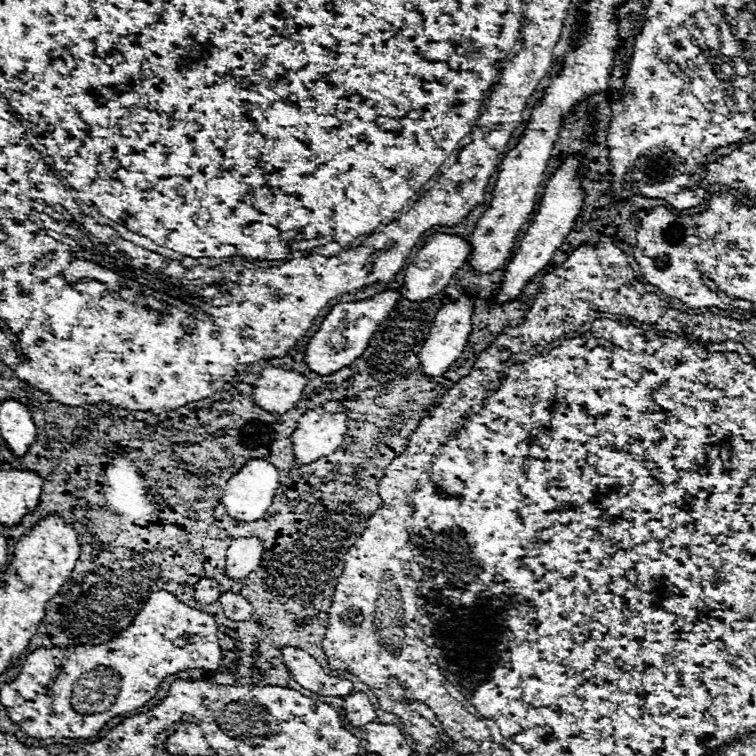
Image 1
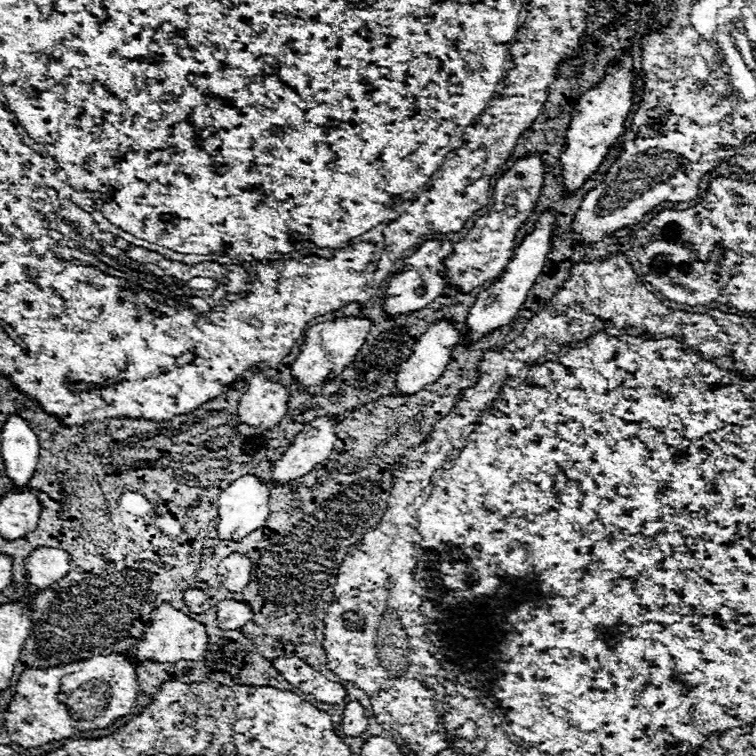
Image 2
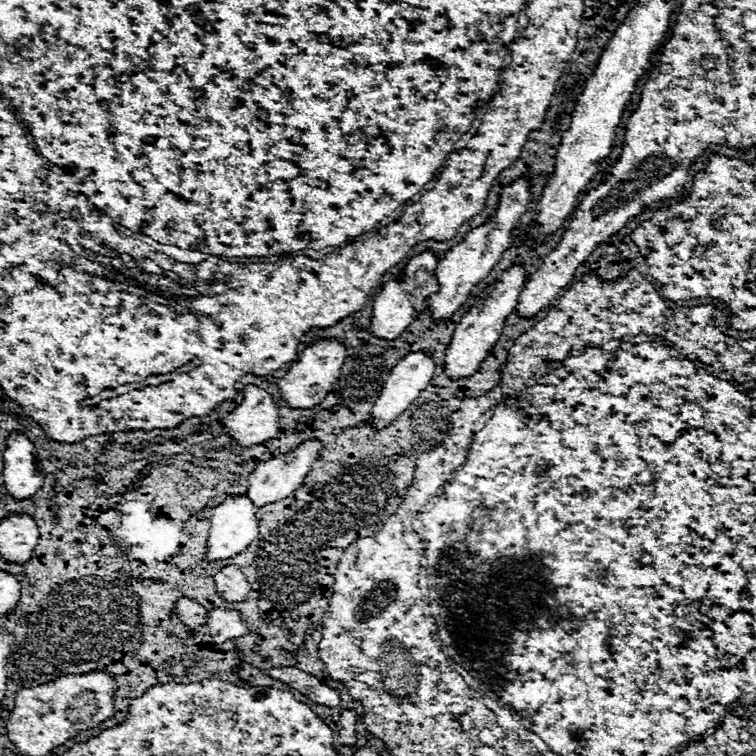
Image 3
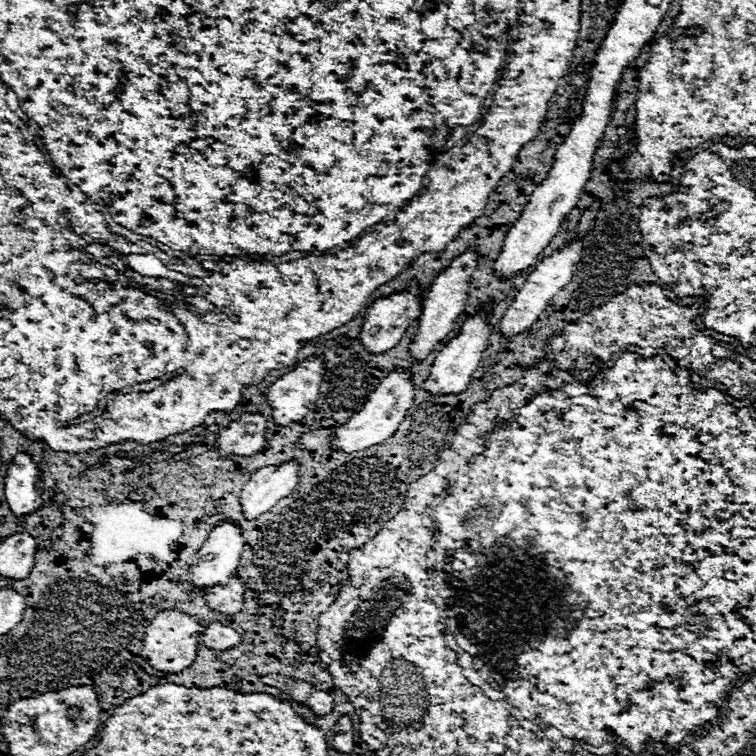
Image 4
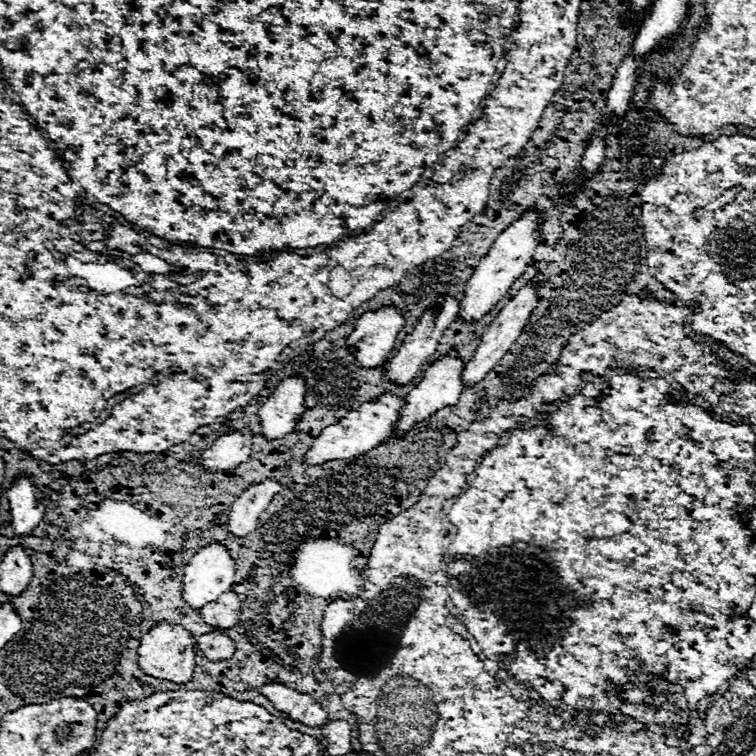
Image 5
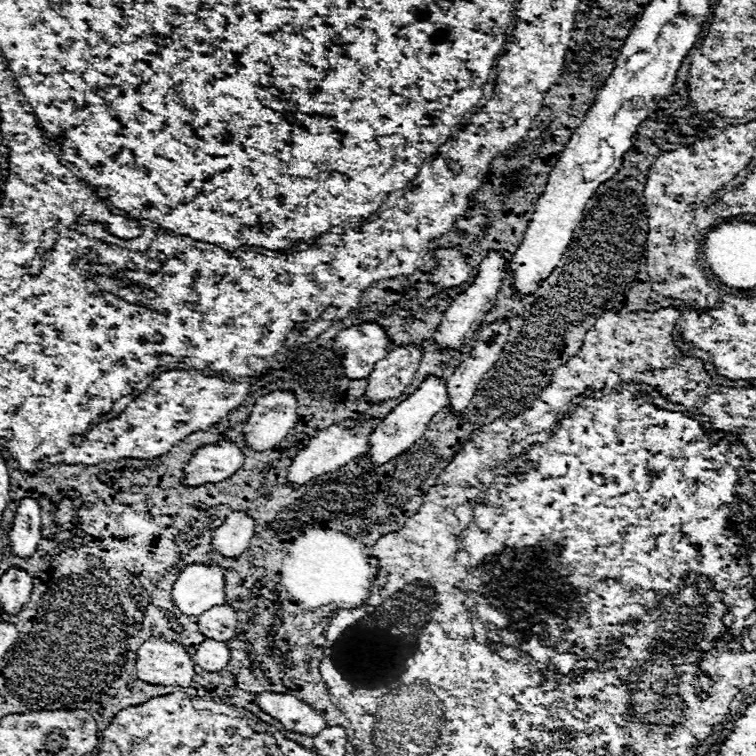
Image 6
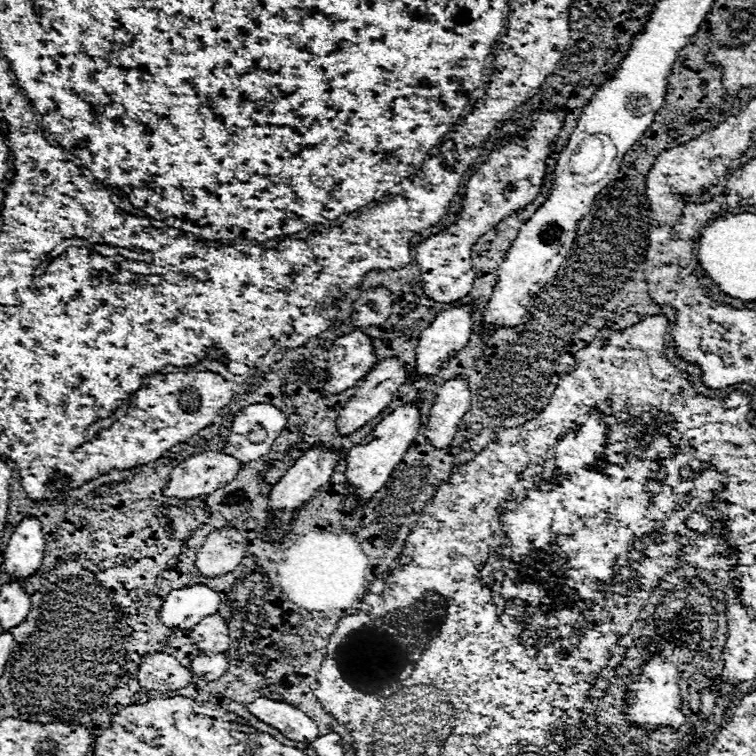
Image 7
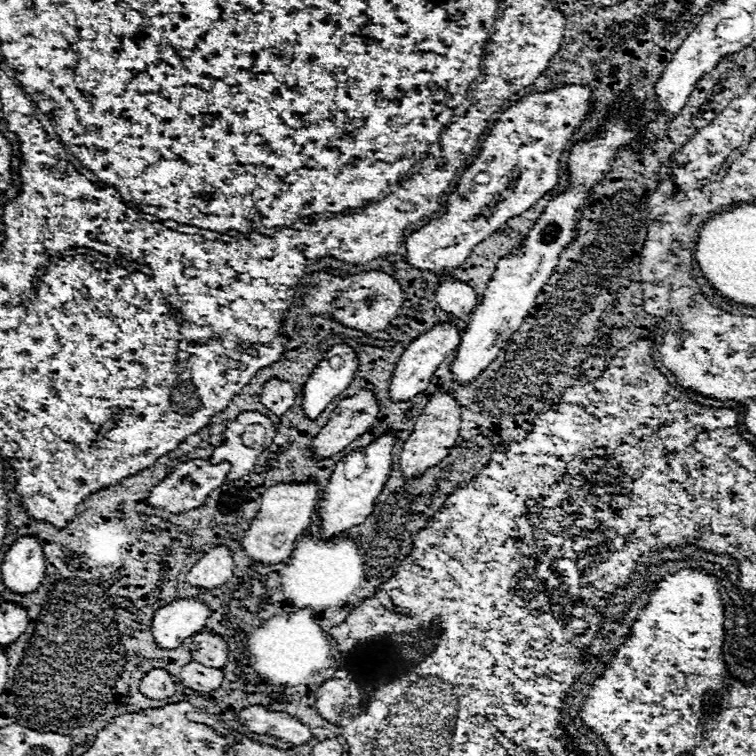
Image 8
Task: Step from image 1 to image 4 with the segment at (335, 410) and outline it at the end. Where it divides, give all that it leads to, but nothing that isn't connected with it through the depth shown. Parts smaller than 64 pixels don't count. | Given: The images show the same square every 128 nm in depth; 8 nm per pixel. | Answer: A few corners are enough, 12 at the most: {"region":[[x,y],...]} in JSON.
{"region":[[298,462],[264,466],[242,488],[246,520],[288,498]]}

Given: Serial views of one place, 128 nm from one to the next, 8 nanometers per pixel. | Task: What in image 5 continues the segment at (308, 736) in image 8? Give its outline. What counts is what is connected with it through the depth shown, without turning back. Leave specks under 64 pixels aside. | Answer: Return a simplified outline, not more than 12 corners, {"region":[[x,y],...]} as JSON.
{"region":[[278,682],[260,694],[276,710],[306,726],[328,722],[326,710],[310,694]]}

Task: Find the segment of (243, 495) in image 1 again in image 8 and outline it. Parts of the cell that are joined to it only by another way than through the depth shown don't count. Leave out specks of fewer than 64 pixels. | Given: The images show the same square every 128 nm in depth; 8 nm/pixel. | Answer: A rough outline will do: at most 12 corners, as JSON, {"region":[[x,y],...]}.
{"region":[[198,598],[158,608],[152,634],[160,648],[180,646],[206,626],[212,610]]}

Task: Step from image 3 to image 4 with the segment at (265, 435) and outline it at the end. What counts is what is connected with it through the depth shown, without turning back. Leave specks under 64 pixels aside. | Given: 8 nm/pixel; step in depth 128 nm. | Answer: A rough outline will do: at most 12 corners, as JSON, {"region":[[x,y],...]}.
{"region":[[244,412],[218,434],[222,454],[252,456],[266,444],[268,418]]}

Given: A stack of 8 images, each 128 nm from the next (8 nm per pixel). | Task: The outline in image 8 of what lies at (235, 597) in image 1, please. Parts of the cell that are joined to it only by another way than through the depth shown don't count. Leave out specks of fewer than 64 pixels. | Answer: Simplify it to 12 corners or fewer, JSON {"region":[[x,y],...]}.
{"region":[[188,662],[180,680],[196,692],[212,692],[222,684],[222,668]]}

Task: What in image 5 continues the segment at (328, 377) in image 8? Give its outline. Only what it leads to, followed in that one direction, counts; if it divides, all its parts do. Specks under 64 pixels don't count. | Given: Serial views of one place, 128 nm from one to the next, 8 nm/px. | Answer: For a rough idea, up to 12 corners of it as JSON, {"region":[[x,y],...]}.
{"region":[[394,306],[362,314],[348,336],[358,364],[382,364],[406,320]]}

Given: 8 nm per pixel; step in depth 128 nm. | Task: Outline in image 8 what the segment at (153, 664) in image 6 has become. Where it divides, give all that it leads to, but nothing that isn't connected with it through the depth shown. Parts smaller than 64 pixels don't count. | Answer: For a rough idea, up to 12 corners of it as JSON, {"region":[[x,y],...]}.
{"region":[[152,668],[140,680],[148,698],[166,698],[176,692],[172,674]]}

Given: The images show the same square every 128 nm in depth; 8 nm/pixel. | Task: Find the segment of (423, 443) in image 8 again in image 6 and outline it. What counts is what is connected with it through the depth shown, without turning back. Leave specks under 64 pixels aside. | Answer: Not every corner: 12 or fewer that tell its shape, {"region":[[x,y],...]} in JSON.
{"region":[[510,326],[478,332],[474,350],[448,378],[448,408],[468,408],[478,382],[498,362]]}

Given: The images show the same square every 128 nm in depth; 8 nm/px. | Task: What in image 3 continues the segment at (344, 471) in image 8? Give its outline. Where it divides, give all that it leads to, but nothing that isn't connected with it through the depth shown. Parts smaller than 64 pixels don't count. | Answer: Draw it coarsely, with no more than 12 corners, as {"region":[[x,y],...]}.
{"region":[[512,264],[456,324],[444,368],[472,376],[502,336],[528,274]]}

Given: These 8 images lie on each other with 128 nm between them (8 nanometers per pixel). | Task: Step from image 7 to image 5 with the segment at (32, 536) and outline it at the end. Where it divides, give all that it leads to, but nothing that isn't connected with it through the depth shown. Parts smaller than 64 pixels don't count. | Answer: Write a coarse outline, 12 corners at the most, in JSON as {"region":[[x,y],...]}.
{"region":[[30,476],[6,492],[16,534],[44,516],[44,496]]}

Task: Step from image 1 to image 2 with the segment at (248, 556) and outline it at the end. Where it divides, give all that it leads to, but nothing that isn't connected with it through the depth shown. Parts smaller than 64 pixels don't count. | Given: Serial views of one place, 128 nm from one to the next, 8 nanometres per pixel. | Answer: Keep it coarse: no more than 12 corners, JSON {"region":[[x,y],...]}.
{"region":[[232,552],[218,566],[224,588],[240,592],[250,582],[252,562]]}

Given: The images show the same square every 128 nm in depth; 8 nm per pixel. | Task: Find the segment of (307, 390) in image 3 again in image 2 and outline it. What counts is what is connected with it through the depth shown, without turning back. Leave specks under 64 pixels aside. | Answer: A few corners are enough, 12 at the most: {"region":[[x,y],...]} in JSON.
{"region":[[372,320],[312,326],[292,376],[302,390],[334,380],[366,342]]}

